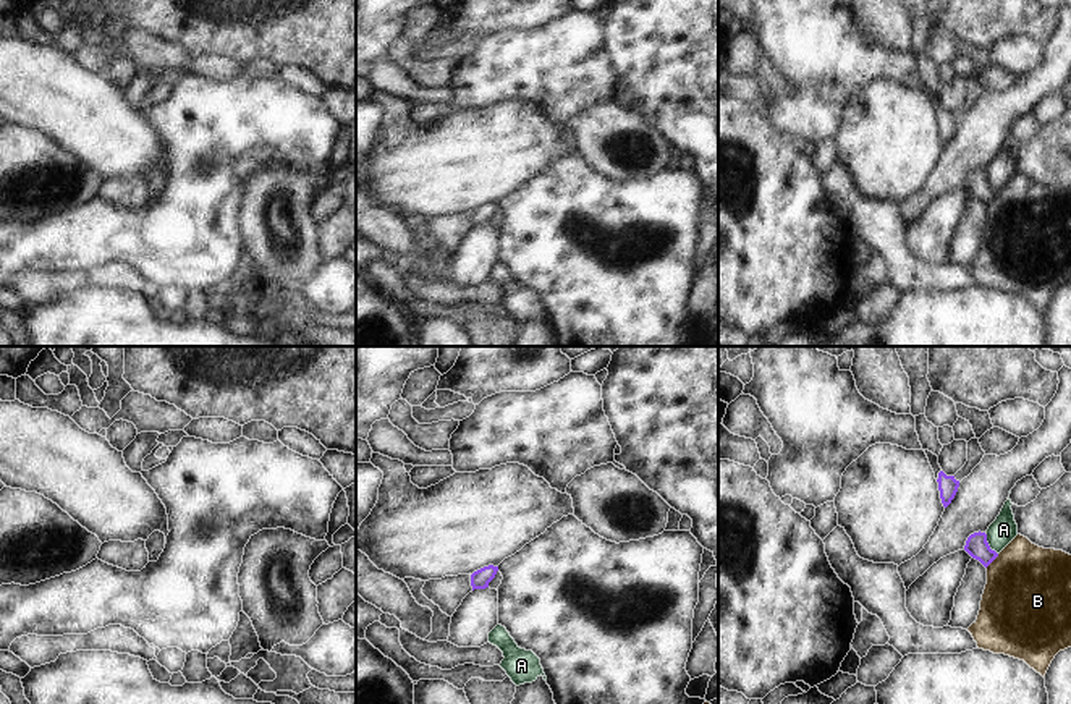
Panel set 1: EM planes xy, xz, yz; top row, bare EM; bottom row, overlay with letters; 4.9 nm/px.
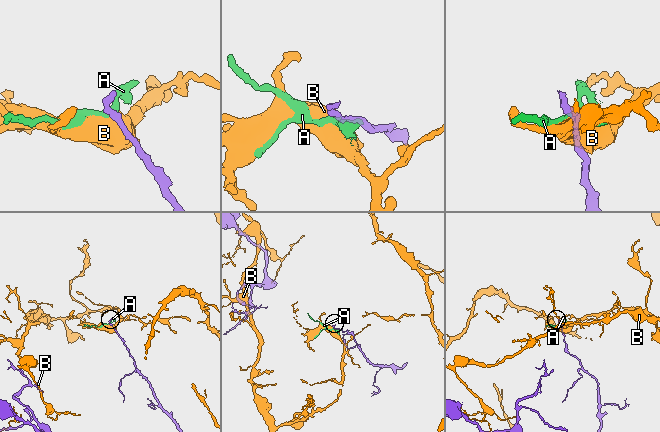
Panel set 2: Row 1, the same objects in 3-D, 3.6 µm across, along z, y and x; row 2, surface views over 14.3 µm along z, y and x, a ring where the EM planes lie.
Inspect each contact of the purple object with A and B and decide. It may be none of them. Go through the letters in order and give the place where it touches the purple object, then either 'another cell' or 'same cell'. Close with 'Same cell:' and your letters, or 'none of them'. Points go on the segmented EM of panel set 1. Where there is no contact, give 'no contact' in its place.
A: yz (987, 544) | another cell
B: yz (992, 560) | another cell
Same cell: none of them

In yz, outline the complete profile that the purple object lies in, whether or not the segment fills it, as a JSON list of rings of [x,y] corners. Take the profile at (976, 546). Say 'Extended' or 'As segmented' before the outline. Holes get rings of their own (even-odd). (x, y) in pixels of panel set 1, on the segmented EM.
As segmented. [[[974,532],[967,537],[964,550],[976,560],[979,560],[985,568],[998,557],[995,550],[990,549],[985,532]]]

